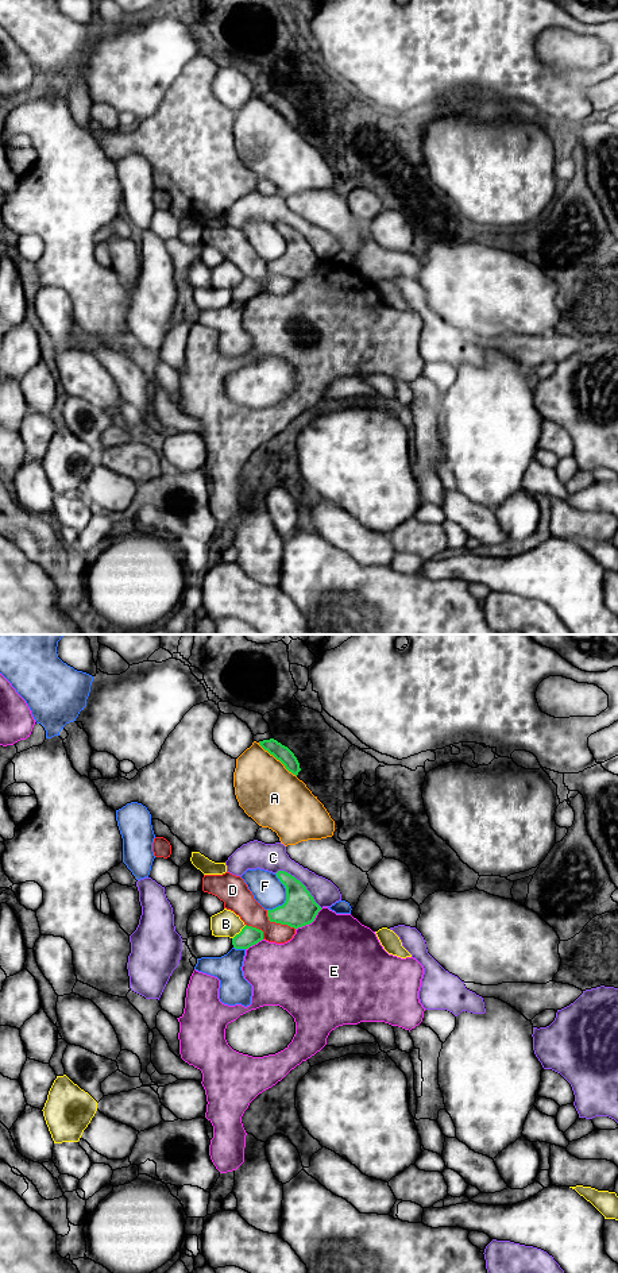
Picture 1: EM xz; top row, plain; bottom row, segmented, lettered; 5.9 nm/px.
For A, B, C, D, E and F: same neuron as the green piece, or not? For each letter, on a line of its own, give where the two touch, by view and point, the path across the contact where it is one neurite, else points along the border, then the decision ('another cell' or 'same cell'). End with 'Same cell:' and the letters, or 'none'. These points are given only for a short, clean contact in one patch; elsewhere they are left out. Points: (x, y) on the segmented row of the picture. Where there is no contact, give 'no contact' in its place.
A: xz (277, 759) | another cell
B: xz (240, 932) | another cell
C: xz (301, 883) | another cell
D: xz (277, 922) | another cell
E: xz (309, 922) | another cell
F: xz (286, 897) | another cell
Same cell: none

